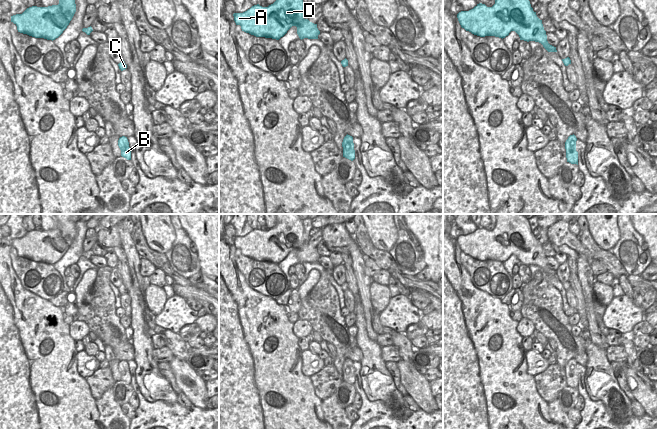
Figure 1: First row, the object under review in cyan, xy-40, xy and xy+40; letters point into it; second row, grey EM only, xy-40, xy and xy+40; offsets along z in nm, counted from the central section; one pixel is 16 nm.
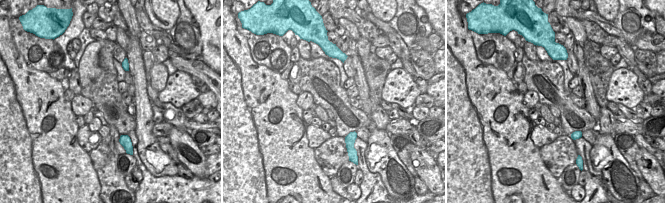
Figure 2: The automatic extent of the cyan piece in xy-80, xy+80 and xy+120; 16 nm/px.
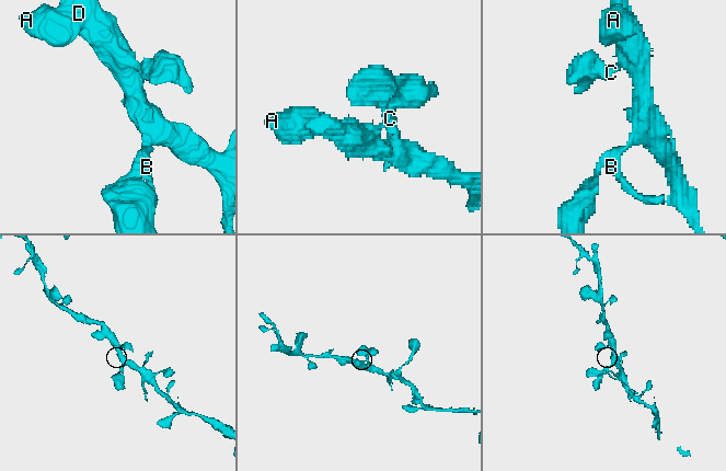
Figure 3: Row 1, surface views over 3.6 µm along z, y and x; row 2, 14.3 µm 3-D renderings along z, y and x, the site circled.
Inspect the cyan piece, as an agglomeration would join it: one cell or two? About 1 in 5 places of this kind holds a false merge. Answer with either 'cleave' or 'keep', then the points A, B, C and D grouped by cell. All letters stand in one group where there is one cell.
keep; groups A B C D

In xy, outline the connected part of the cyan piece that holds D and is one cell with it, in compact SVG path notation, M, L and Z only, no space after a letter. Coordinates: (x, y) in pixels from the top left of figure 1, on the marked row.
M276 0L268 7L257 4L233 16L242 31L256 37L279 40L292 26L296 26L301 40L318 39L320 31L317 24L303 17L303 8L303 0Z

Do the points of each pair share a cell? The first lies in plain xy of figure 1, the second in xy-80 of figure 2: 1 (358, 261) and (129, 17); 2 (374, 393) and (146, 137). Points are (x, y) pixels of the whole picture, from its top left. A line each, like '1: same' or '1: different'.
1: same
2: same

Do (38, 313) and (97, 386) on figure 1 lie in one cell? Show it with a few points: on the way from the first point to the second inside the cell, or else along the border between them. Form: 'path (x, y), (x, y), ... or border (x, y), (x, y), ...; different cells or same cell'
border (85, 379), (90, 394), (95, 400); different cells

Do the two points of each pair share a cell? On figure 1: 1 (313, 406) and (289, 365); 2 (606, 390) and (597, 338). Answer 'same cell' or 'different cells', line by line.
1: same cell
2: different cells

